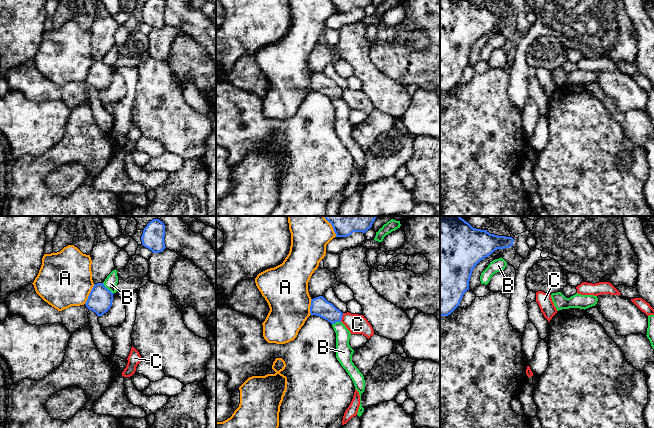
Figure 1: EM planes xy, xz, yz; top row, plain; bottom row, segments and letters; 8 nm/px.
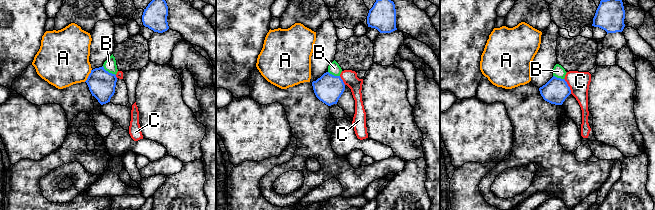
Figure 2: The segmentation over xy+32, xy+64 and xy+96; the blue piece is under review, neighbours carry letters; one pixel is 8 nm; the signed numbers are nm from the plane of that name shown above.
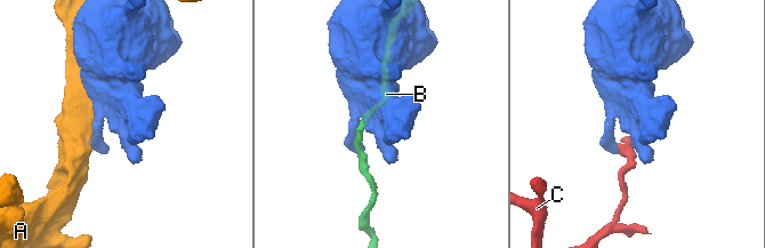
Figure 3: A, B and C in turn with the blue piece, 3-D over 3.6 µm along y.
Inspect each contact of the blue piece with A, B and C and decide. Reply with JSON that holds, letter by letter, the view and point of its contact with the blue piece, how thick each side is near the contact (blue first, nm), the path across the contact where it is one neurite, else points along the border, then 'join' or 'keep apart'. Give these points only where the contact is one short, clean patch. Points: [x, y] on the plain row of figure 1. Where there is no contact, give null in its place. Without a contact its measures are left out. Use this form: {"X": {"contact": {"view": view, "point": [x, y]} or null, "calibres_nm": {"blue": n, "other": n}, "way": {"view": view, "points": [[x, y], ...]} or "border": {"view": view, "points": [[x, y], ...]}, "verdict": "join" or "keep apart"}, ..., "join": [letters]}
{"A": {"contact": {"view": "xy", "point": [89, 70]}, "calibres_nm": {"blue": 190, "other": 440}, "verdict": "keep apart"}, "B": {"contact": {"view": "xy", "point": [107, 65]}, "calibres_nm": {"blue": 190, "other": 100}, "verdict": "keep apart"}, "C": {"contact": {"view": "xz", "point": [341, 93]}, "calibres_nm": {"blue": 150, "other": 160}, "border": {"view": "xz", "points": [[343, 89], [340, 97]]}, "verdict": "keep apart"}, "join": []}

